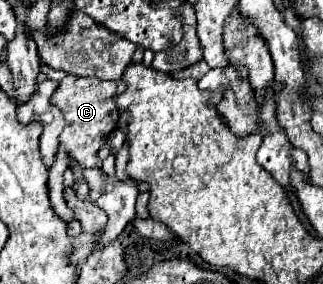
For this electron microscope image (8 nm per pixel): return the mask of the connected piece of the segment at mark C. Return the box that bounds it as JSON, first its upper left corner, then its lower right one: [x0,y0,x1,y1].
[50,77,126,169]

